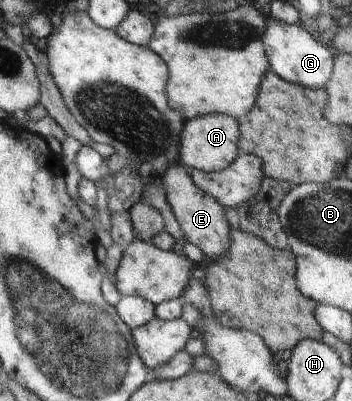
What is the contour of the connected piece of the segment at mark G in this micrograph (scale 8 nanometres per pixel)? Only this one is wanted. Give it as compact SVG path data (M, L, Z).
M267 16L261 42L269 61L270 70L283 80L312 89L325 88L332 73L334 56L331 55L329 46L318 42L315 36L300 24L289 25Z

